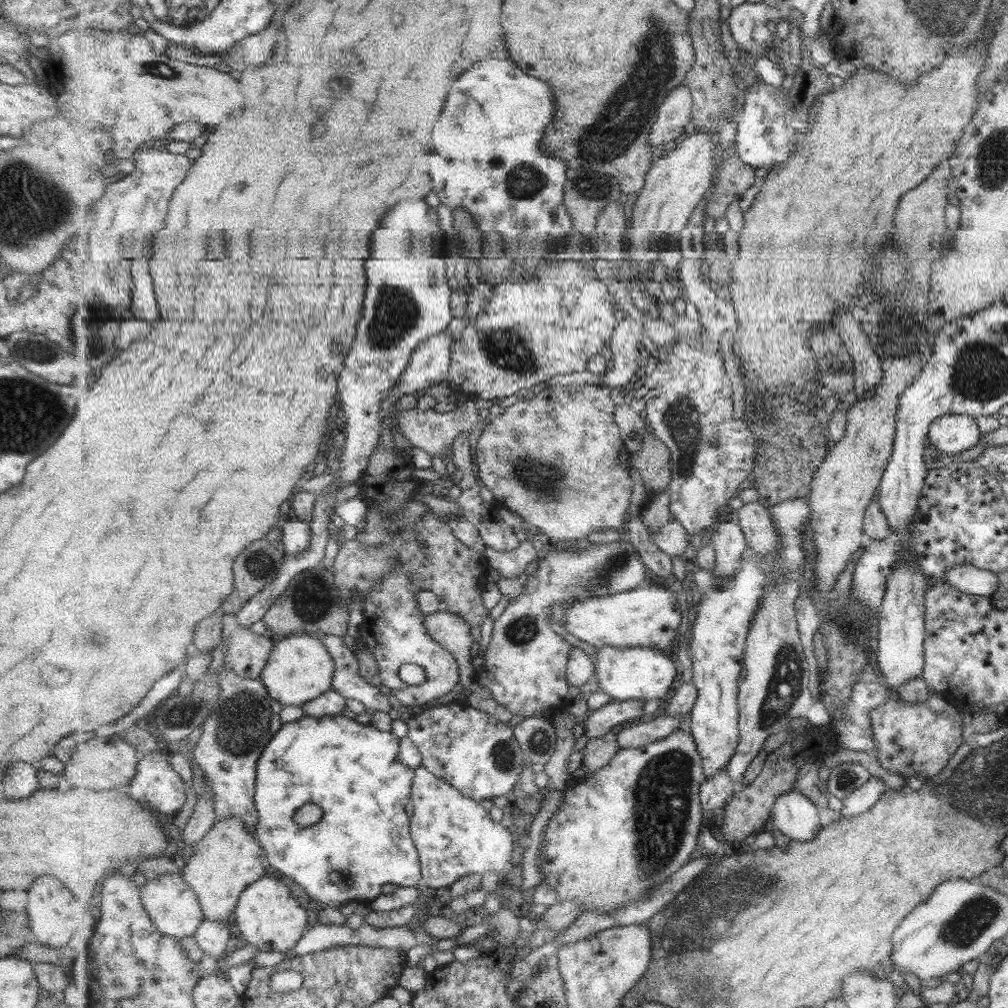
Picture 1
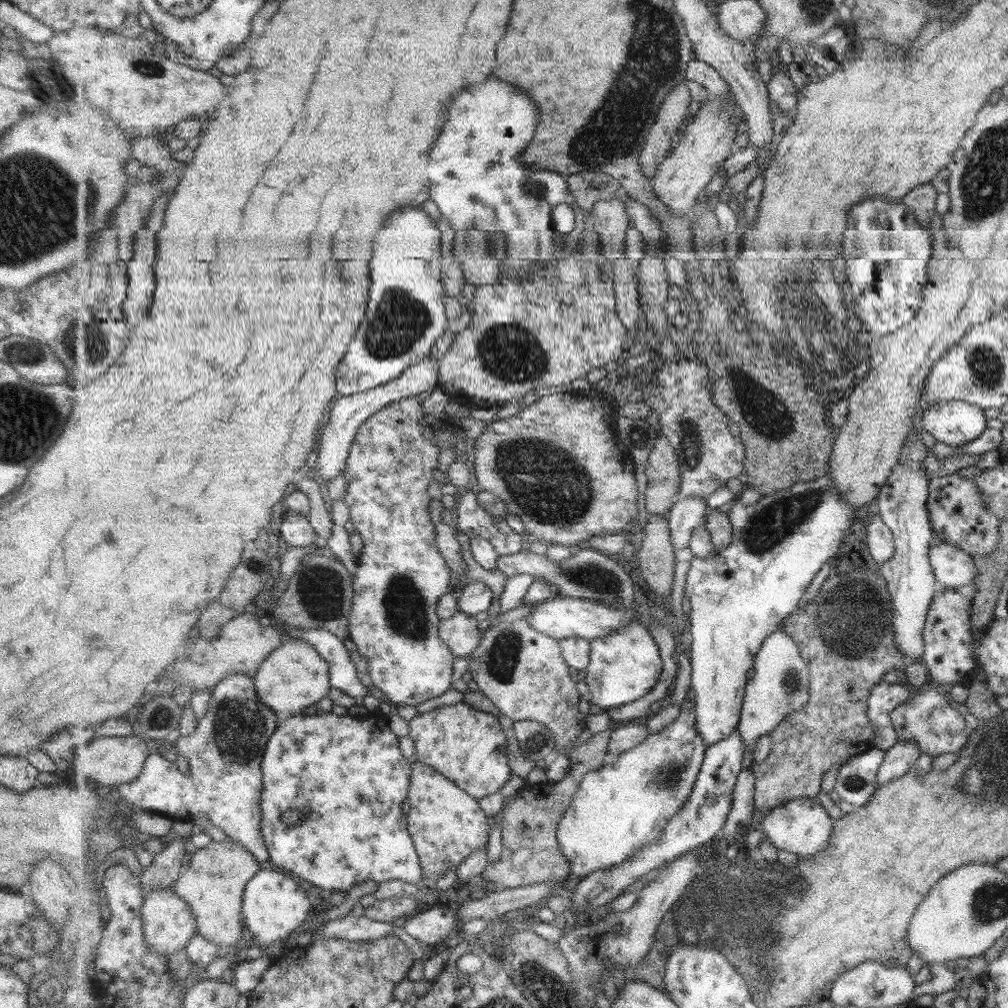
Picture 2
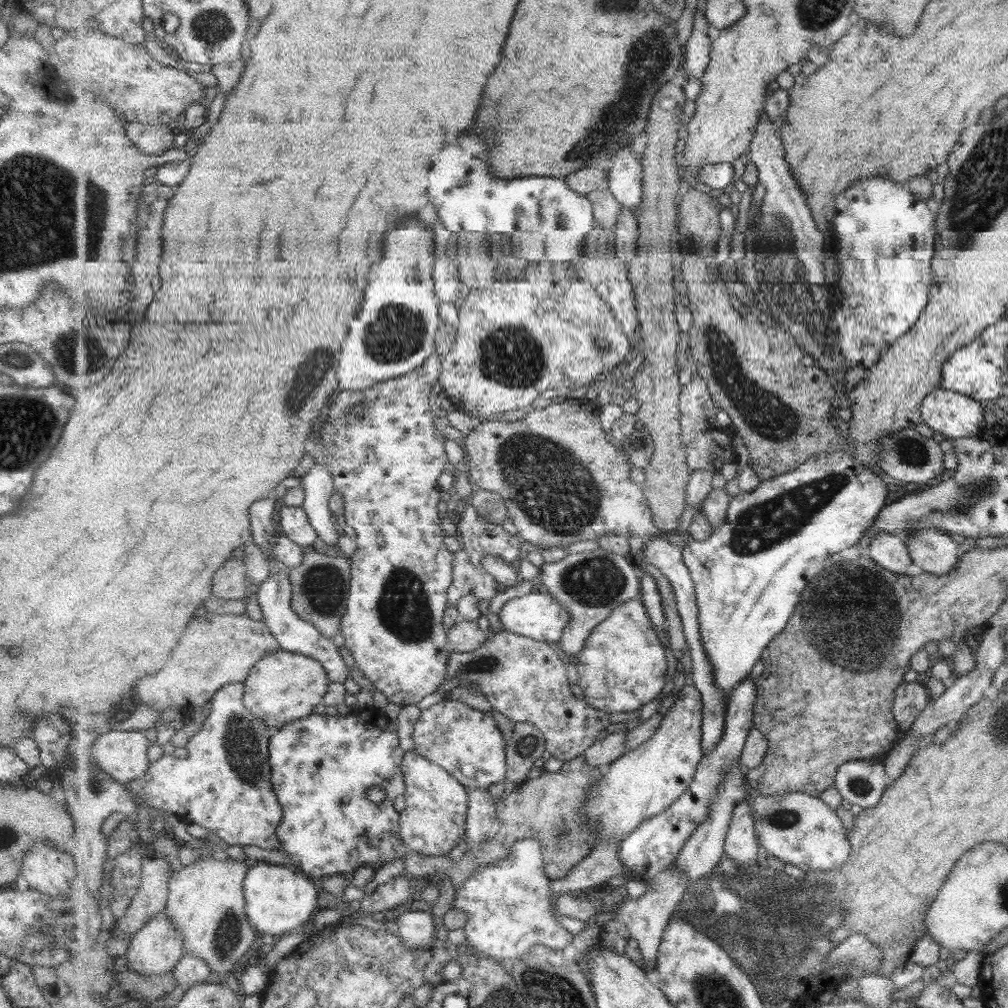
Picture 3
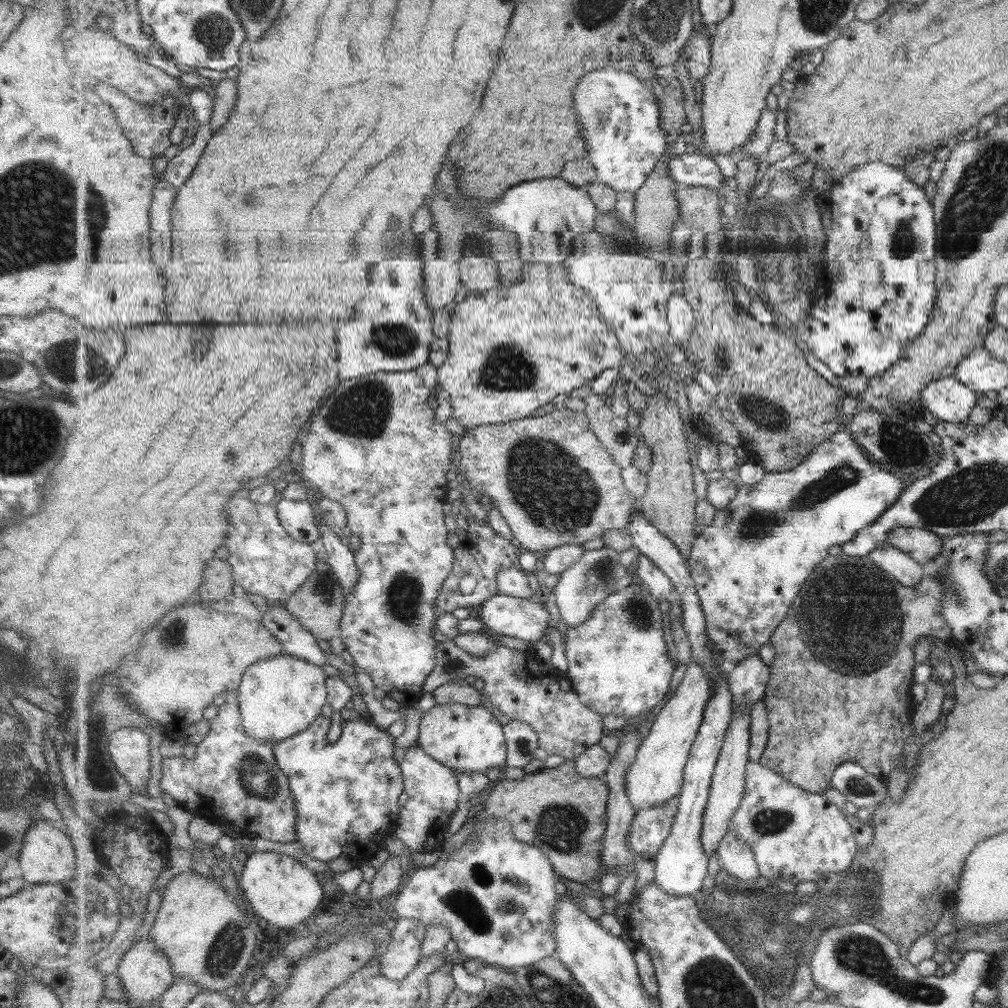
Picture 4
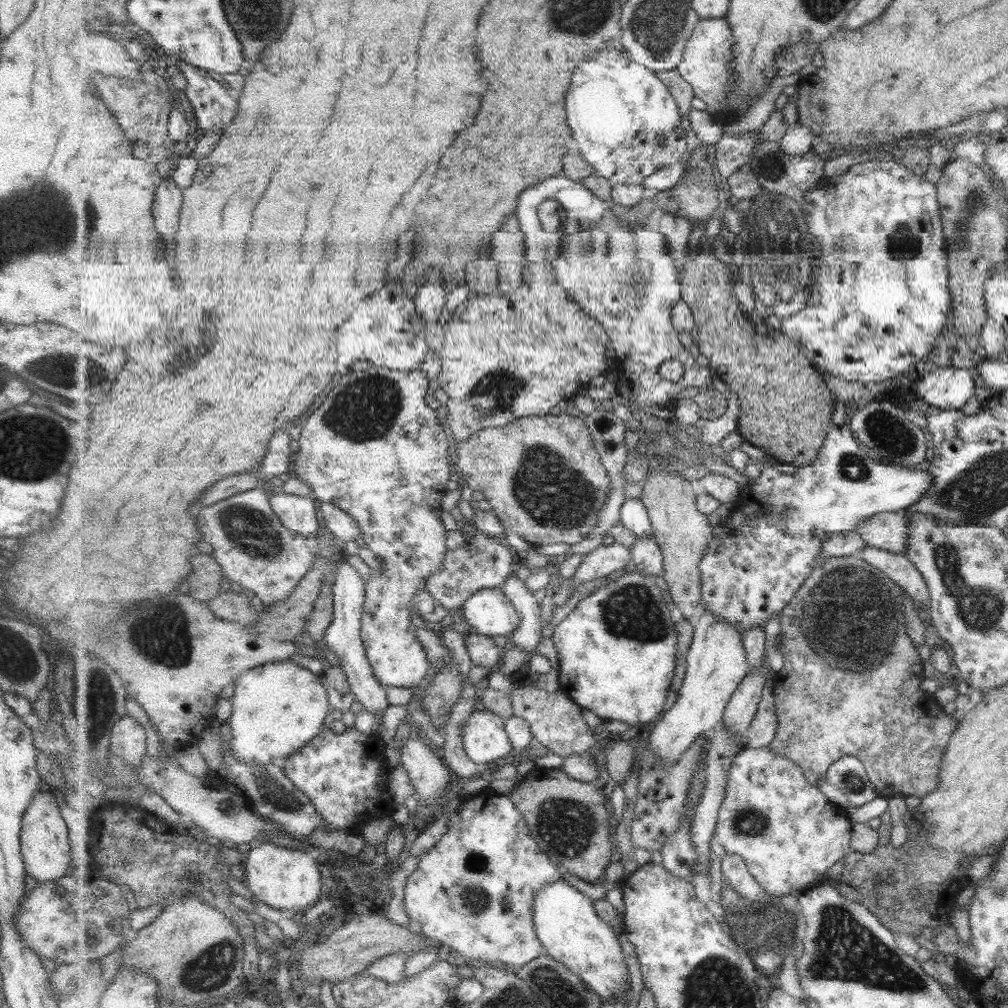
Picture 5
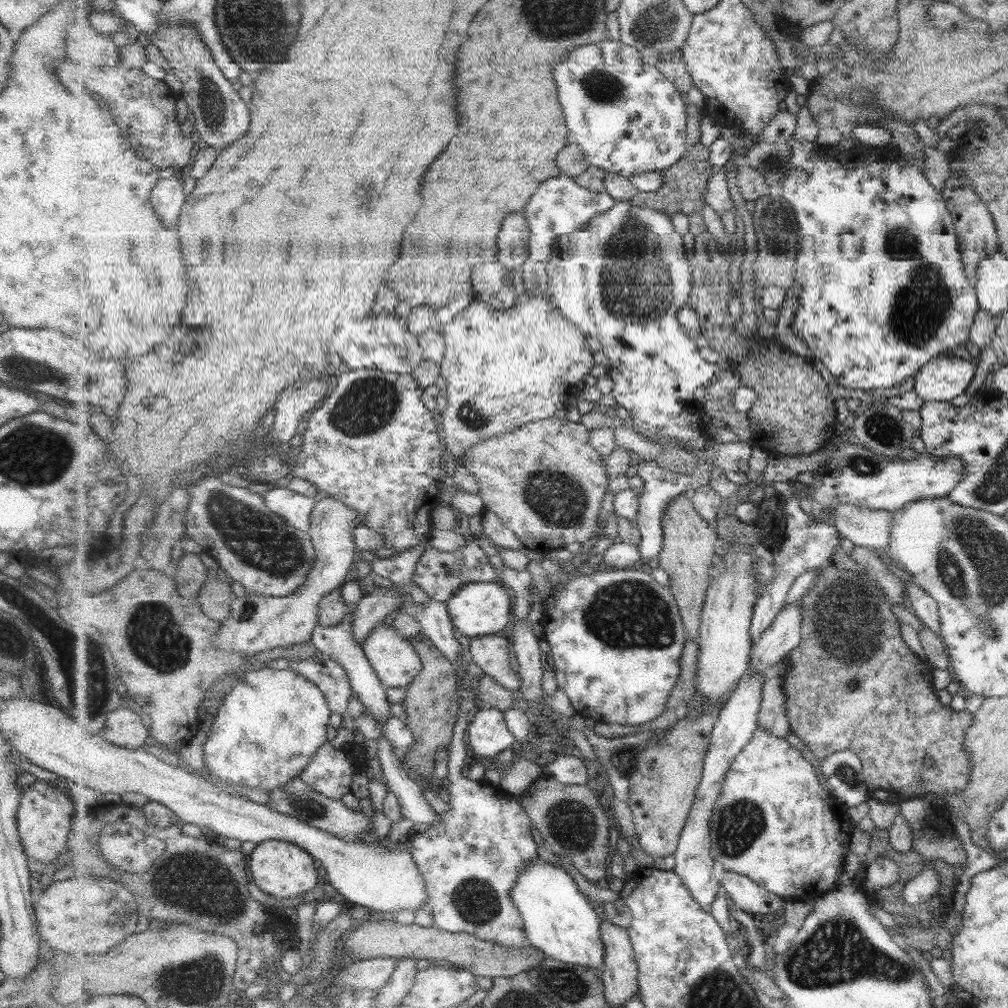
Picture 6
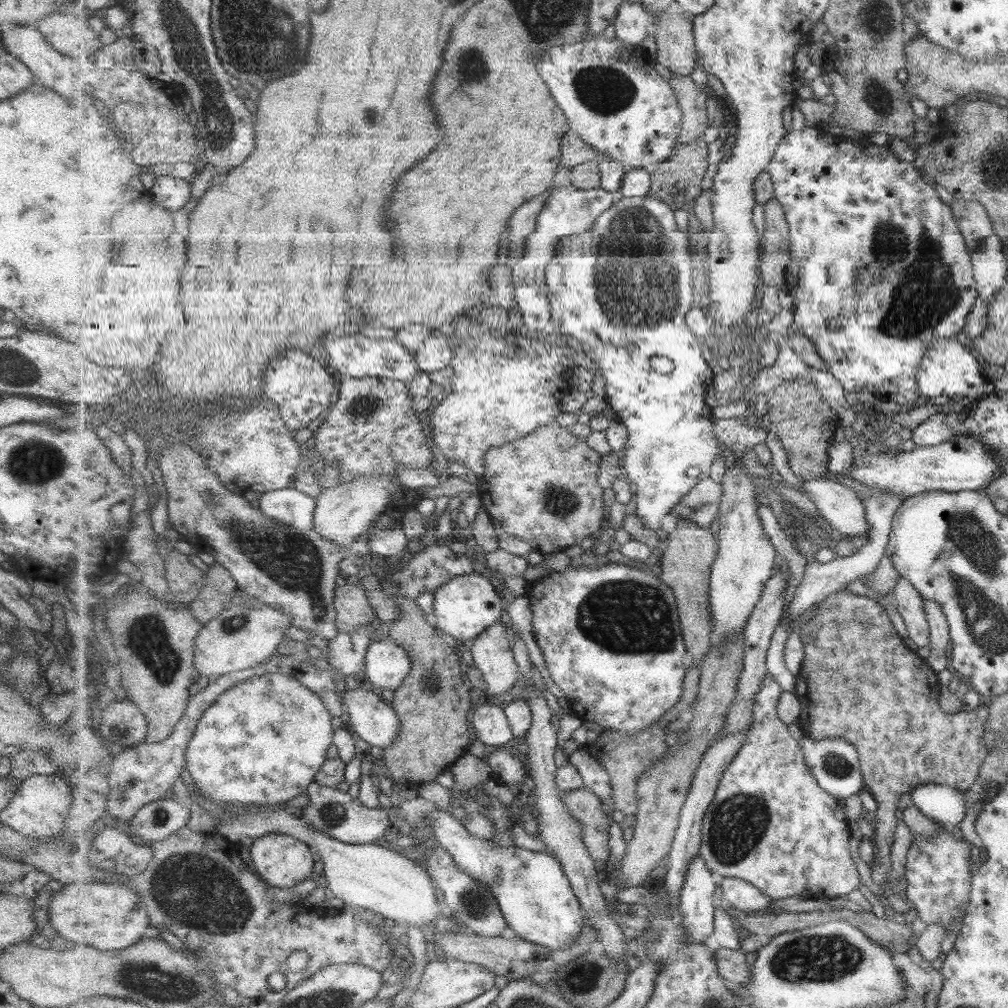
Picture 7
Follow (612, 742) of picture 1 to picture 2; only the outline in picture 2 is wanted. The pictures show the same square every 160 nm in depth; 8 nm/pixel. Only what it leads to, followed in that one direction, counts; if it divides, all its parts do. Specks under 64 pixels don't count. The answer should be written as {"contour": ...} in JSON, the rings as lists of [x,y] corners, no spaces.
{"contour":[[[612,732],[595,733],[586,743],[575,746],[569,752],[570,769],[563,780],[550,784],[525,786],[519,794],[503,808],[499,814],[503,817],[501,830],[502,852],[498,861],[488,864],[481,877],[502,888],[516,888],[540,883],[561,883],[571,875],[570,861],[561,851],[558,842],[558,827],[573,804],[574,796],[580,789],[587,773],[599,770],[605,762],[610,748]]]}

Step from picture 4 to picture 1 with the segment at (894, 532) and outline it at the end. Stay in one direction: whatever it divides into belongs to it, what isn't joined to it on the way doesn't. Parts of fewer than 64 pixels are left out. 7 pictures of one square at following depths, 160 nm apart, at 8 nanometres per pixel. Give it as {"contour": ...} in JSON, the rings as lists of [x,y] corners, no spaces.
{"contour":[[[954,564],[945,571],[943,581],[965,594],[977,597],[987,597],[998,589],[996,573],[970,564]]]}

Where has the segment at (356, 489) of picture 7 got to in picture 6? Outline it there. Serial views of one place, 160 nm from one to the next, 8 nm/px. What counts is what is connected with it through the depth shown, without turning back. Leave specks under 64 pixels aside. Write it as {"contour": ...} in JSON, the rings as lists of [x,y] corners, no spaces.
{"contour":[[[331,494],[321,495],[317,498],[317,503],[312,513],[312,525],[308,530],[311,535],[314,547],[316,548],[315,564],[309,573],[307,580],[289,596],[269,597],[267,595],[257,595],[246,593],[244,597],[239,597],[231,607],[231,617],[221,622],[222,628],[216,634],[216,645],[220,651],[235,651],[236,653],[247,655],[249,658],[257,652],[265,652],[279,646],[292,648],[301,644],[311,643],[314,630],[319,628],[320,602],[322,598],[336,588],[343,587],[345,578],[349,570],[355,565],[355,553],[359,550],[355,542],[352,528],[360,524],[360,514],[353,510],[348,504],[333,498]]]}

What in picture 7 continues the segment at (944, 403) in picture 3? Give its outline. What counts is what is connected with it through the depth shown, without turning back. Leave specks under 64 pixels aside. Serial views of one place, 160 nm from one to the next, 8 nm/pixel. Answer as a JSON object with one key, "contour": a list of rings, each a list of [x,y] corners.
{"contour":[[[939,337],[931,342],[921,359],[918,369],[919,395],[928,398],[930,401],[936,396],[960,396],[960,400],[972,402],[994,393],[994,387],[990,378],[977,364],[975,358],[969,354],[967,348],[963,347],[954,338]]]}

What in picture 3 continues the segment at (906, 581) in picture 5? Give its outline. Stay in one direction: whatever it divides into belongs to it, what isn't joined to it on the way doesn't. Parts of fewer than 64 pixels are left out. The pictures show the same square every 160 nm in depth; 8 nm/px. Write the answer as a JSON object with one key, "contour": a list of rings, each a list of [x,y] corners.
{"contour":[[[879,531],[871,539],[867,556],[885,570],[895,571],[895,574],[905,575],[912,563],[904,541],[885,531]]]}

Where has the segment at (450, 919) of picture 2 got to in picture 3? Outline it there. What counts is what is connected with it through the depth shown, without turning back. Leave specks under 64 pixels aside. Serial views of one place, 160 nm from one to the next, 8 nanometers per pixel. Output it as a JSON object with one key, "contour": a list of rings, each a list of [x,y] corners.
{"contour":[[[404,910],[398,916],[397,927],[403,946],[409,950],[431,948],[435,943],[438,929],[431,912]]]}

